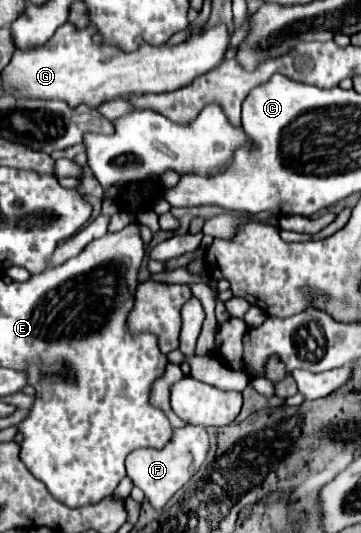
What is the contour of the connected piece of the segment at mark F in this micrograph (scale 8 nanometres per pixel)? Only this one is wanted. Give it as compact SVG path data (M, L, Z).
M182 426L174 428L174 434L170 442L162 450L132 450L126 458L126 472L134 486L138 486L144 496L150 500L154 508L162 508L174 492L178 492L202 466L204 458L208 454L208 434L202 426Z

